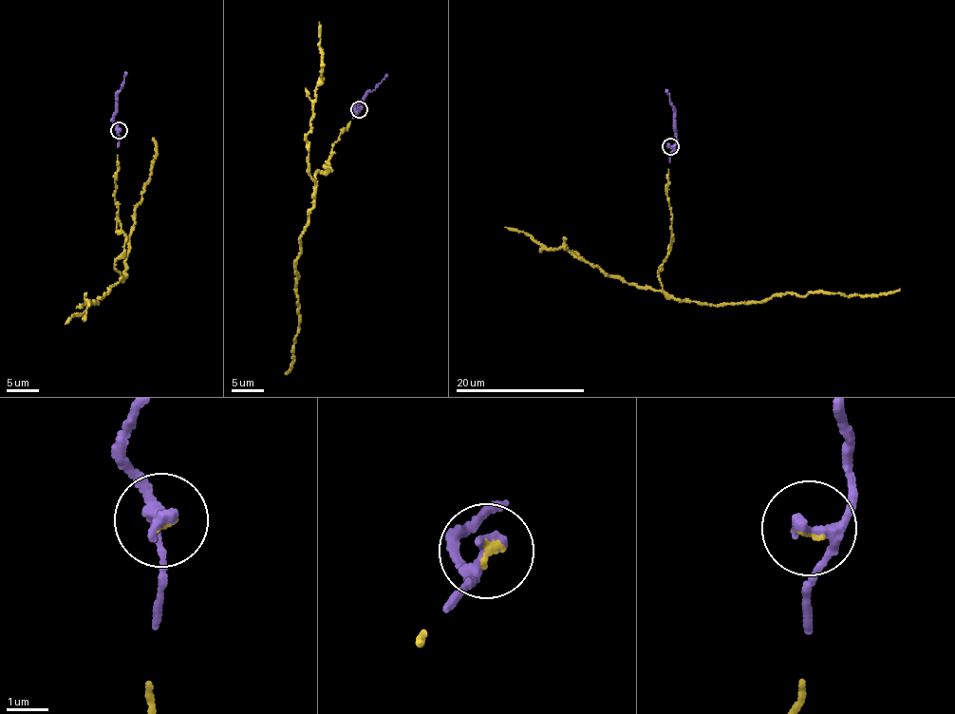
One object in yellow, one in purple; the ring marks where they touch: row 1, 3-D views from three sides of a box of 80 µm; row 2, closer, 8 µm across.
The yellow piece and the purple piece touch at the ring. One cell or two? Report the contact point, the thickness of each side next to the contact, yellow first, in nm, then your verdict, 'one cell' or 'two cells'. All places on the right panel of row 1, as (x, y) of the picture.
(670, 146) | 100/280 nm | one cell

